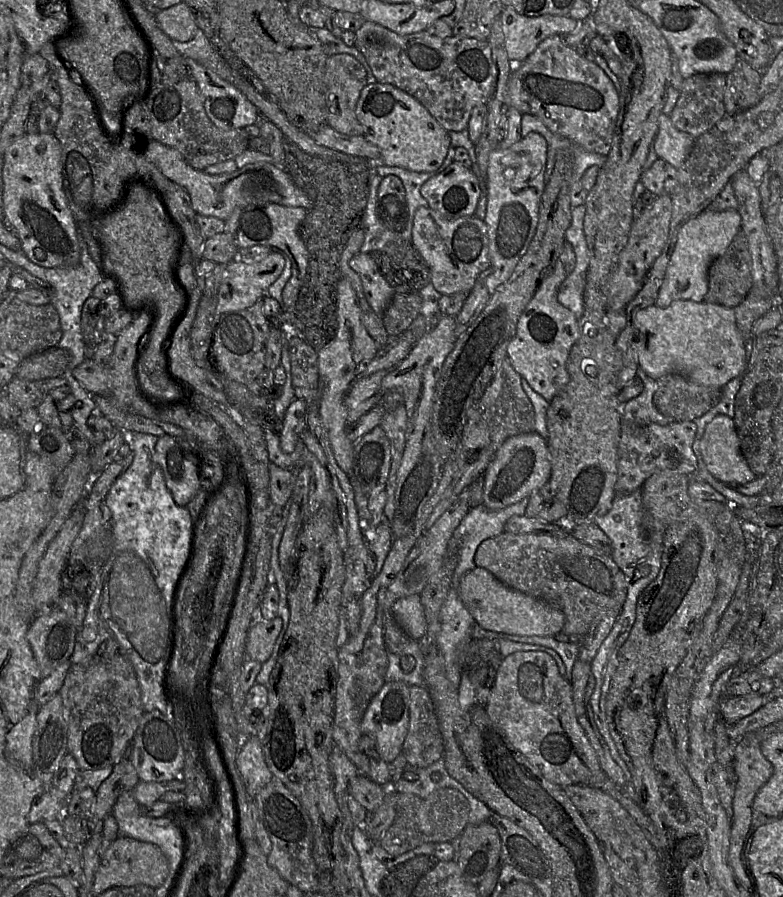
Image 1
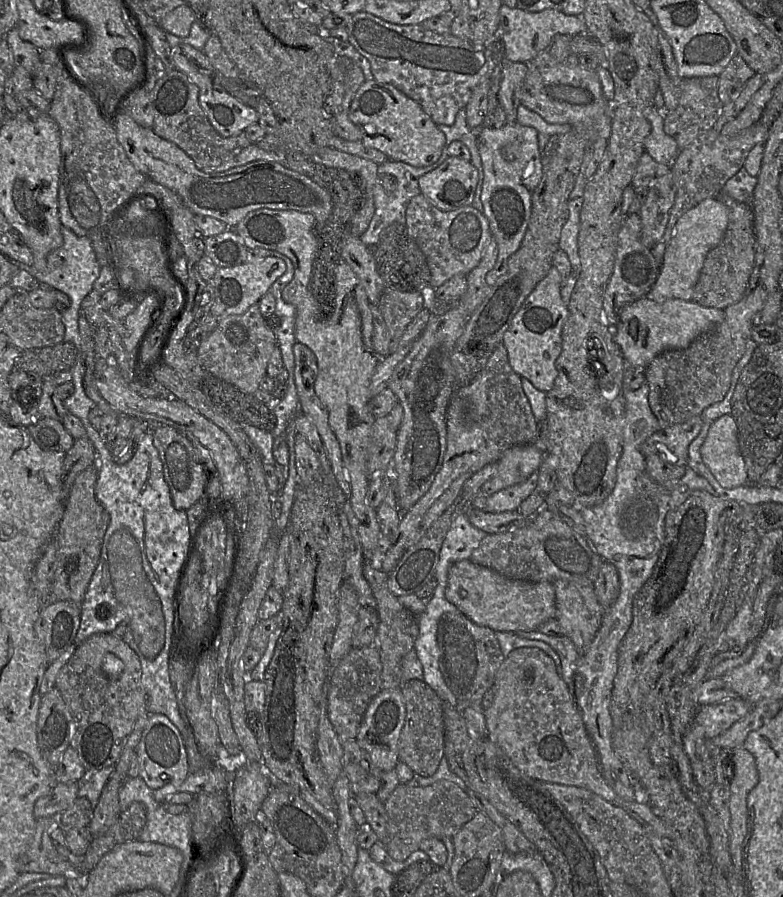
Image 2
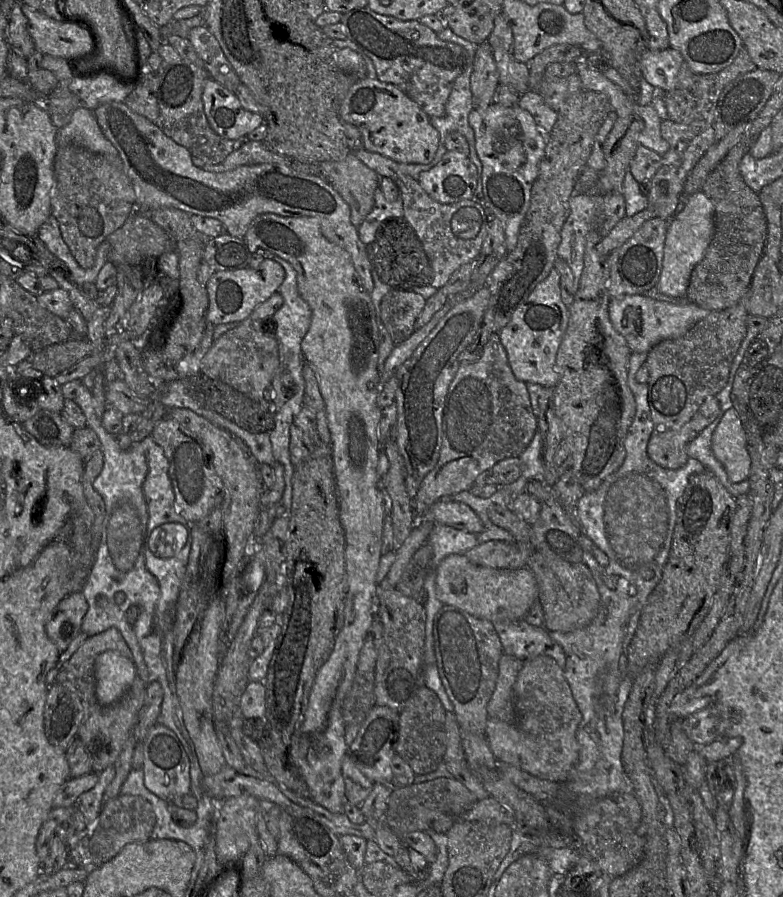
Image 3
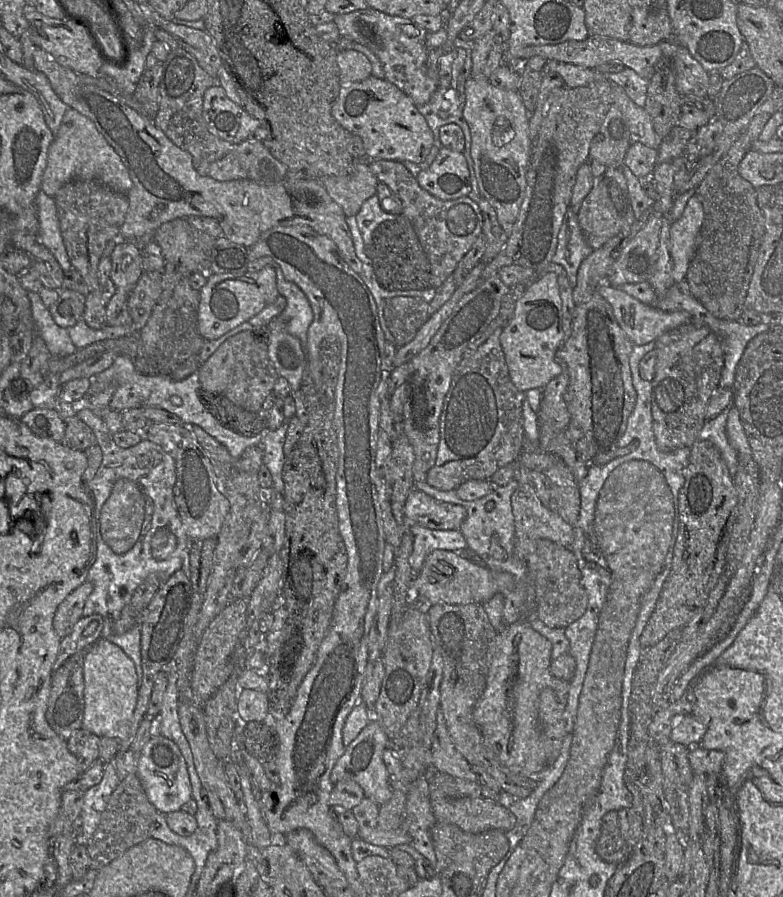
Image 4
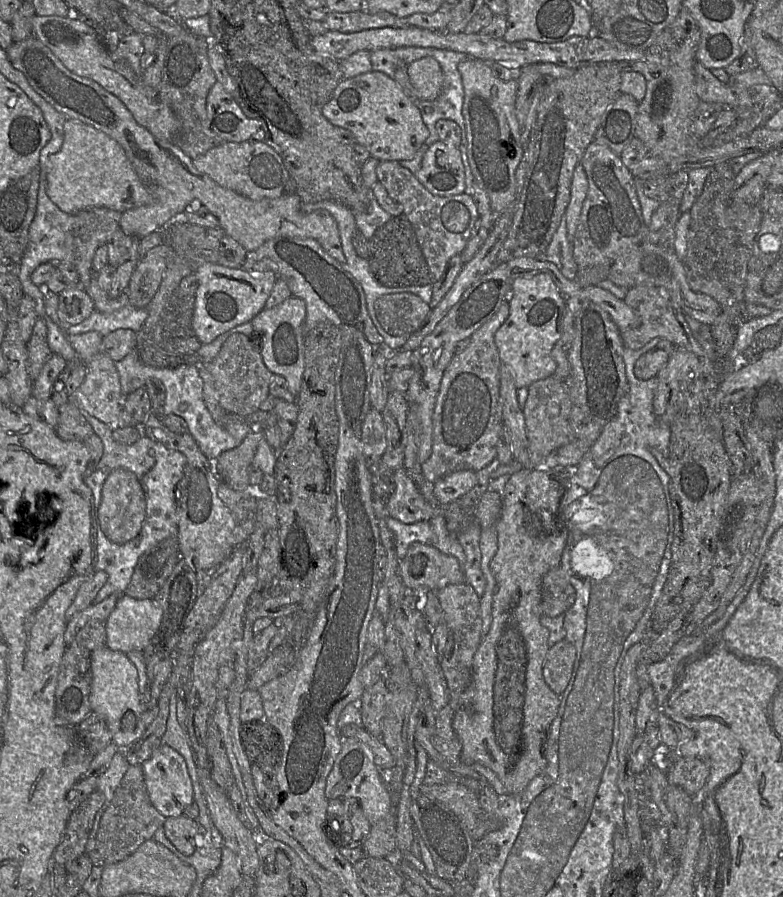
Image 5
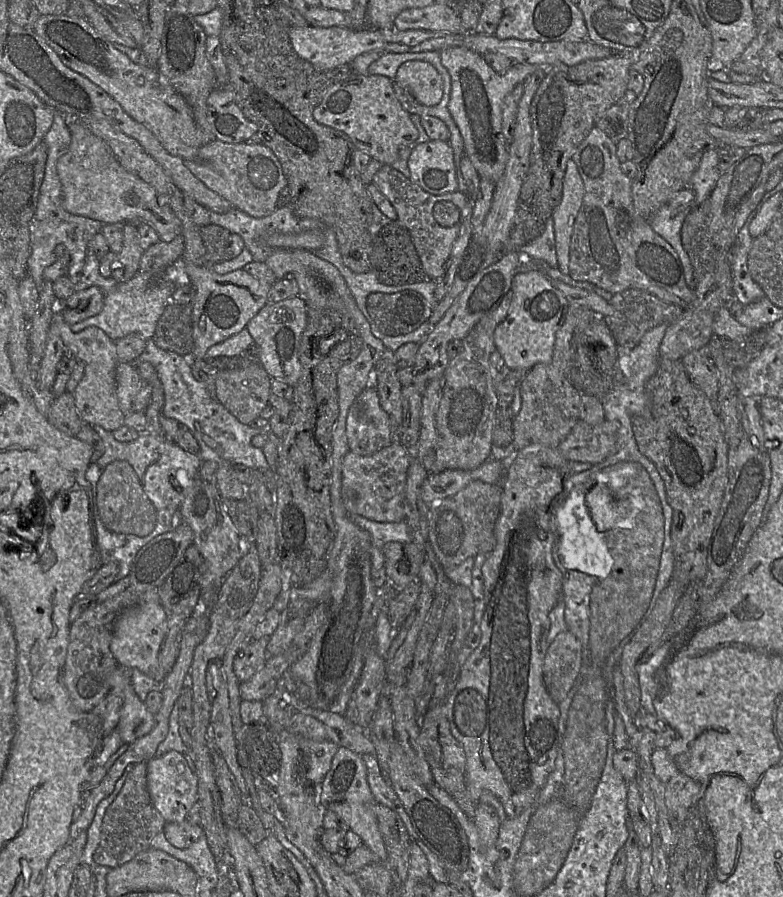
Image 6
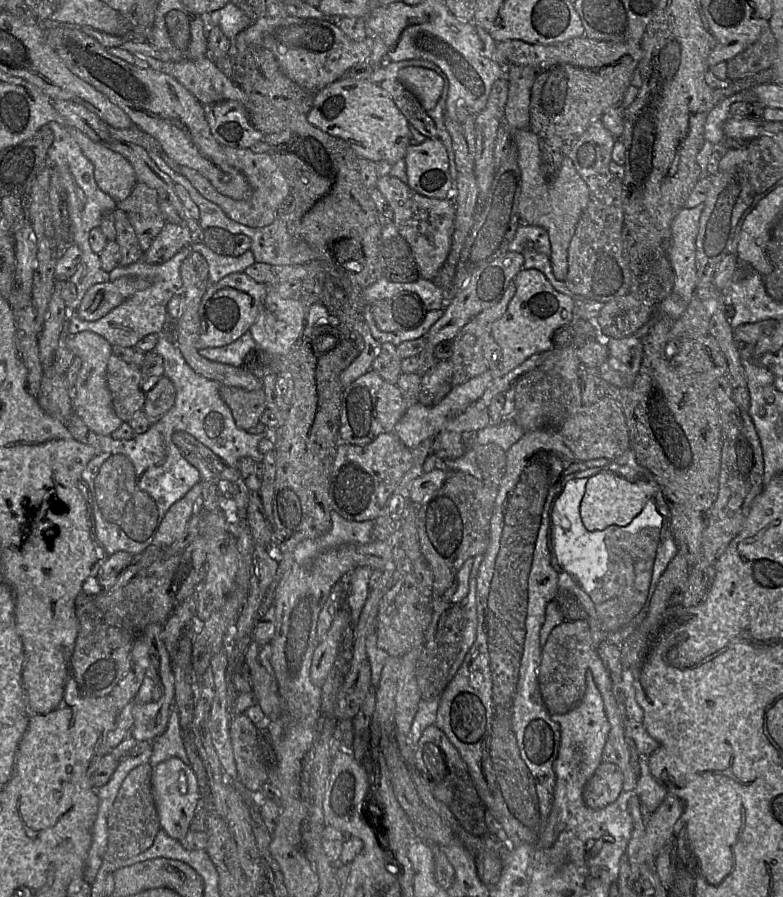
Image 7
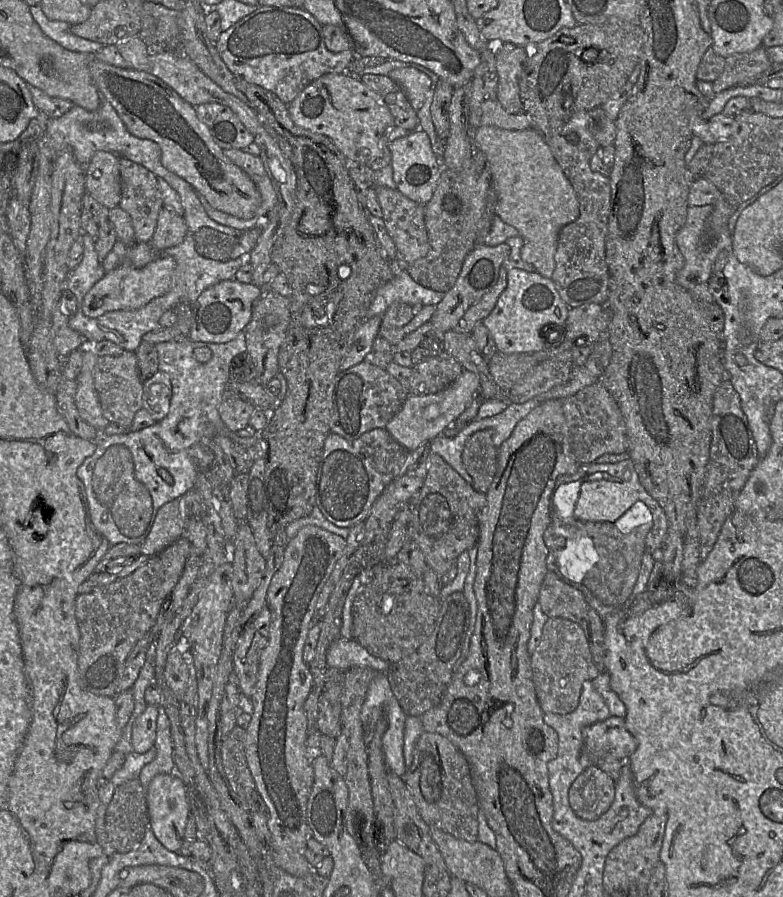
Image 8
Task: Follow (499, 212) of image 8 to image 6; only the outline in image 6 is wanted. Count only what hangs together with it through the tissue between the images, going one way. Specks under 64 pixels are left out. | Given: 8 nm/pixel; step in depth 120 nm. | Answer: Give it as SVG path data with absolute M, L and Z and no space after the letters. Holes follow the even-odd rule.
M575 161L567 162L562 197L551 218L554 221L558 268L569 274L570 245L574 224L582 206L585 186Z

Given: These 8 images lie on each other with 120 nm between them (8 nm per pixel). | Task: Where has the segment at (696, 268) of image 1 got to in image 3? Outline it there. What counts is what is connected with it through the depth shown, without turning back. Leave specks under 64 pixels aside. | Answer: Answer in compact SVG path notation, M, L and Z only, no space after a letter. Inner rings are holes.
M701 191L688 196L684 209L667 225L662 271L657 290L667 296L685 298L694 267L702 261L714 235L715 209L712 201Z

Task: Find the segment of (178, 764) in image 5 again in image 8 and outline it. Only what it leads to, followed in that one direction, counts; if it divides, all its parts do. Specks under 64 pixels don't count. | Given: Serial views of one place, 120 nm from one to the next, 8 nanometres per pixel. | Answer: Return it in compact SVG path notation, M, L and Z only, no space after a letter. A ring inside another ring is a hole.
M158 774L146 790L149 828L158 841L169 851L179 852L184 842L184 832L190 816L187 788L177 774Z

